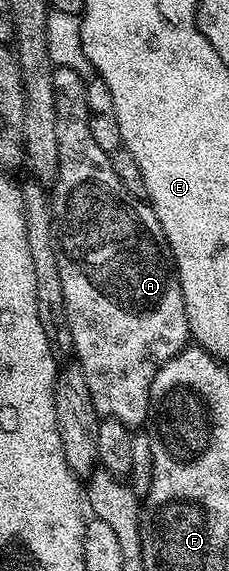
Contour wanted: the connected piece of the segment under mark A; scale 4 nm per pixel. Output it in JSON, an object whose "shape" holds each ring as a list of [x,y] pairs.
{"shape":[[[55,66],[52,89],[56,93],[56,137],[60,141],[60,169],[57,179],[52,184],[52,234],[56,249],[56,265],[60,265],[60,286],[64,288],[64,309],[68,317],[68,329],[72,329],[76,363],[82,368],[88,392],[91,393],[92,405],[95,406],[99,416],[115,419],[126,427],[138,429],[150,418],[150,386],[159,367],[164,366],[172,357],[176,357],[183,347],[187,346],[190,330],[188,329],[188,317],[184,313],[184,293],[180,289],[178,272],[174,270],[170,248],[166,246],[162,226],[153,207],[149,202],[135,201],[127,195],[120,177],[116,177],[112,169],[112,161],[108,152],[100,149],[96,141],[92,141],[86,85],[87,80],[82,79],[80,73],[67,67]]]}

